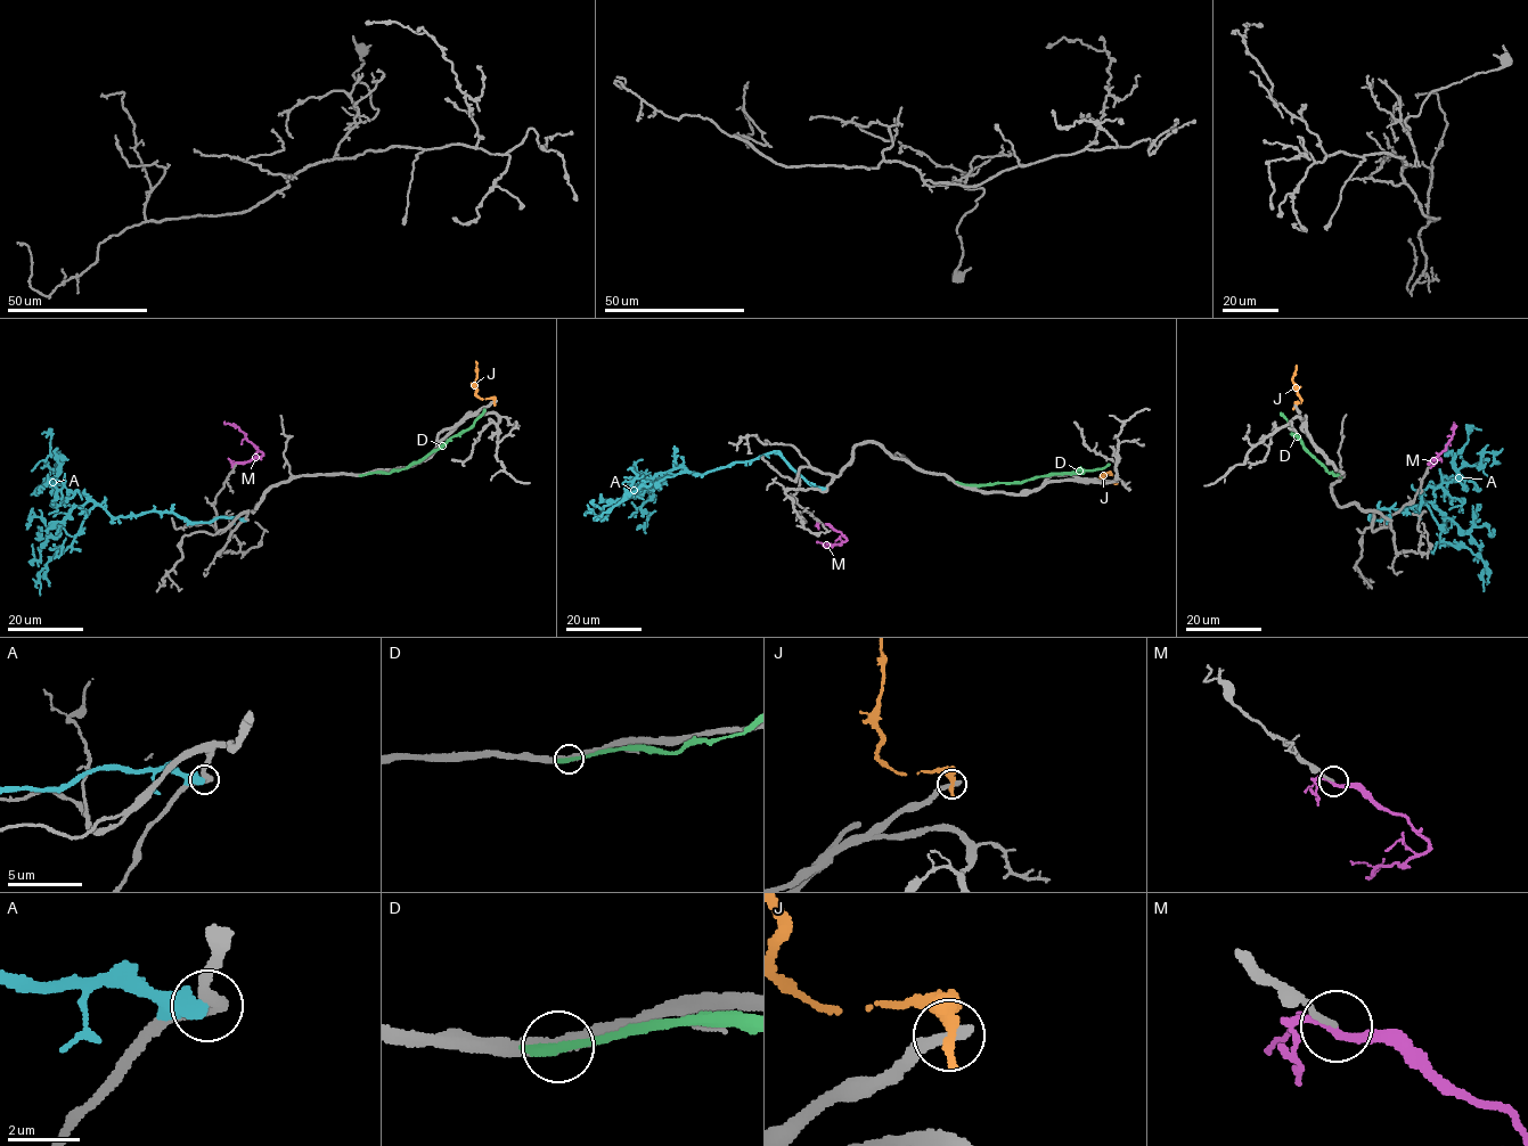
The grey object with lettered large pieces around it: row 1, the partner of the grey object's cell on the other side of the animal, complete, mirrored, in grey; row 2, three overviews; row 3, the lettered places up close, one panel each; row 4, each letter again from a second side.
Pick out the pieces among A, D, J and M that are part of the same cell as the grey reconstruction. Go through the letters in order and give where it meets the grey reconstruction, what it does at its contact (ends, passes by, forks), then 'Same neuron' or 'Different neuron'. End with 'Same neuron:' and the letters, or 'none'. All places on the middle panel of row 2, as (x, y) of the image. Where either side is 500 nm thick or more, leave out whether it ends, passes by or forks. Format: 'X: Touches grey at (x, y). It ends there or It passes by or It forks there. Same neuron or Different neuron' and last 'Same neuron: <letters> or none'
A: Touches grey at (826, 489). It ends there. Different neuron
D: Touches grey at (958, 483). It ends there. Different neuron
J: Touches grey at (1116, 481). It ends there. Different neuron
M: Touches grey at (822, 523). It forks there. Different neuron
Same neuron: none

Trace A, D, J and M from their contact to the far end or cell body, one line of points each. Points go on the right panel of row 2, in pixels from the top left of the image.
A: (1388, 520), (1370, 517), (1388, 508), (1419, 514), (1423, 501), (1440, 539), (1467, 547), (1486, 564), (1484, 591)
D: (1342, 476), (1325, 471), (1292, 434), (1280, 412)
J: (1294, 406), (1301, 399), (1292, 382), (1297, 365)
M: (1429, 464), (1446, 448), (1453, 432), (1453, 422)

